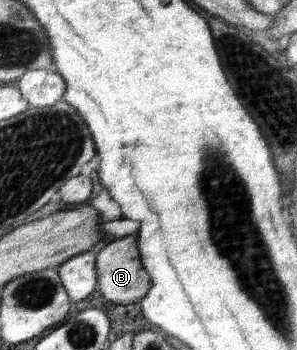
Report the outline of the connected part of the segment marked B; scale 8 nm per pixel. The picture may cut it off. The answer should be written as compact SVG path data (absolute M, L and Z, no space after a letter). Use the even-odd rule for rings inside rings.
M131 235L111 240L107 245L97 250L97 292L100 292L106 300L118 302L118 304L132 304L139 302L151 290L151 276L143 267L141 252L138 246L138 236Z

